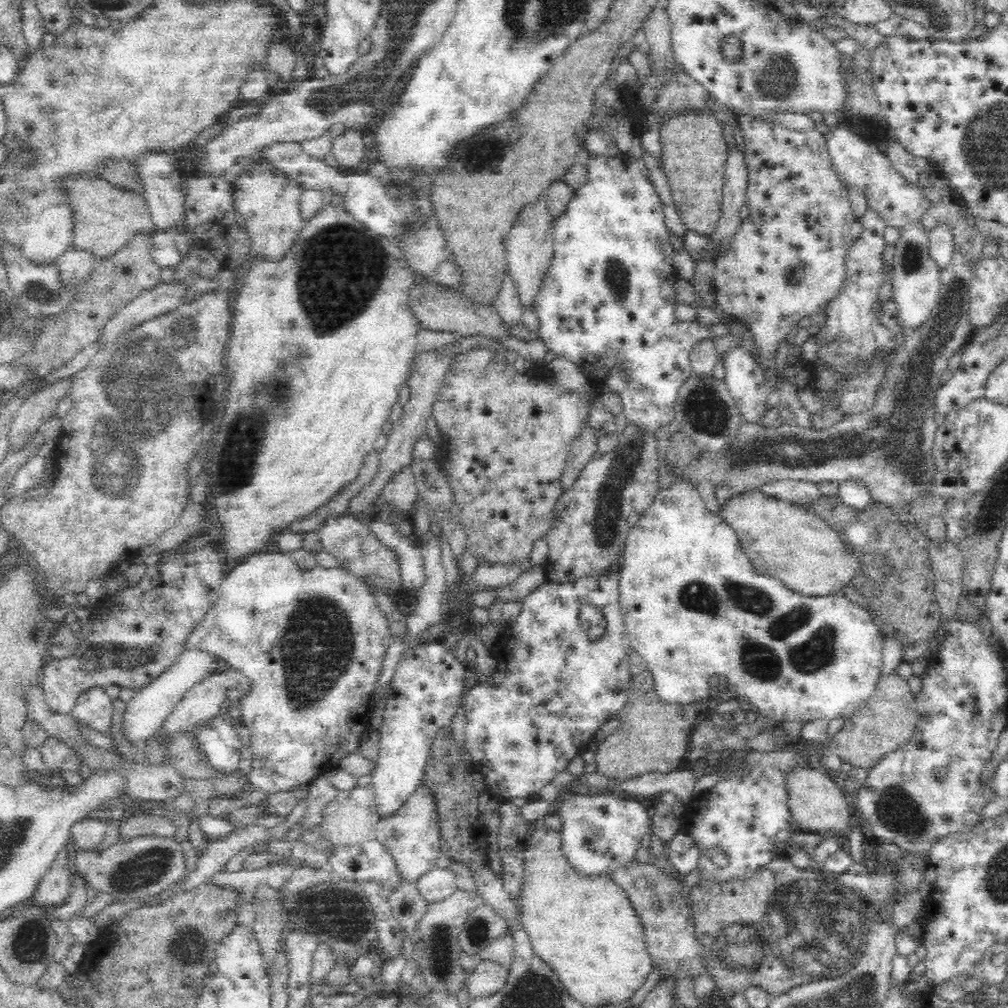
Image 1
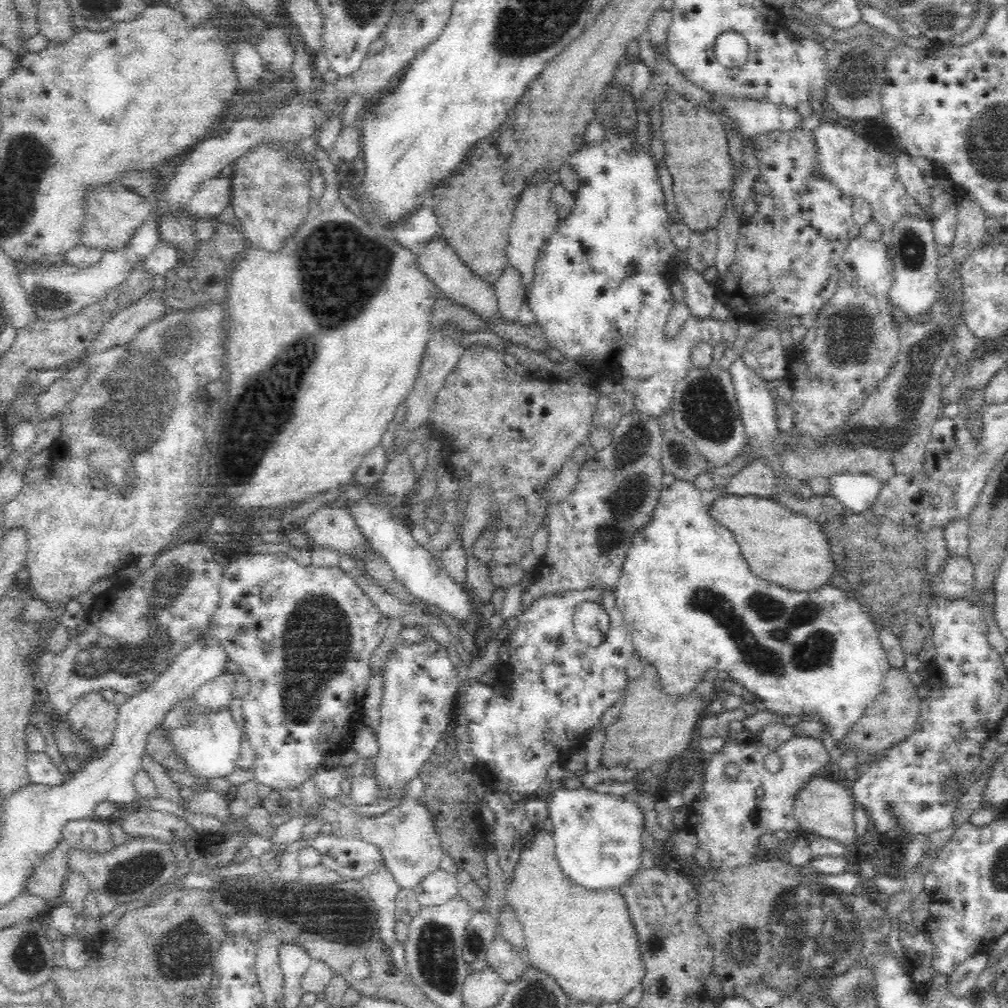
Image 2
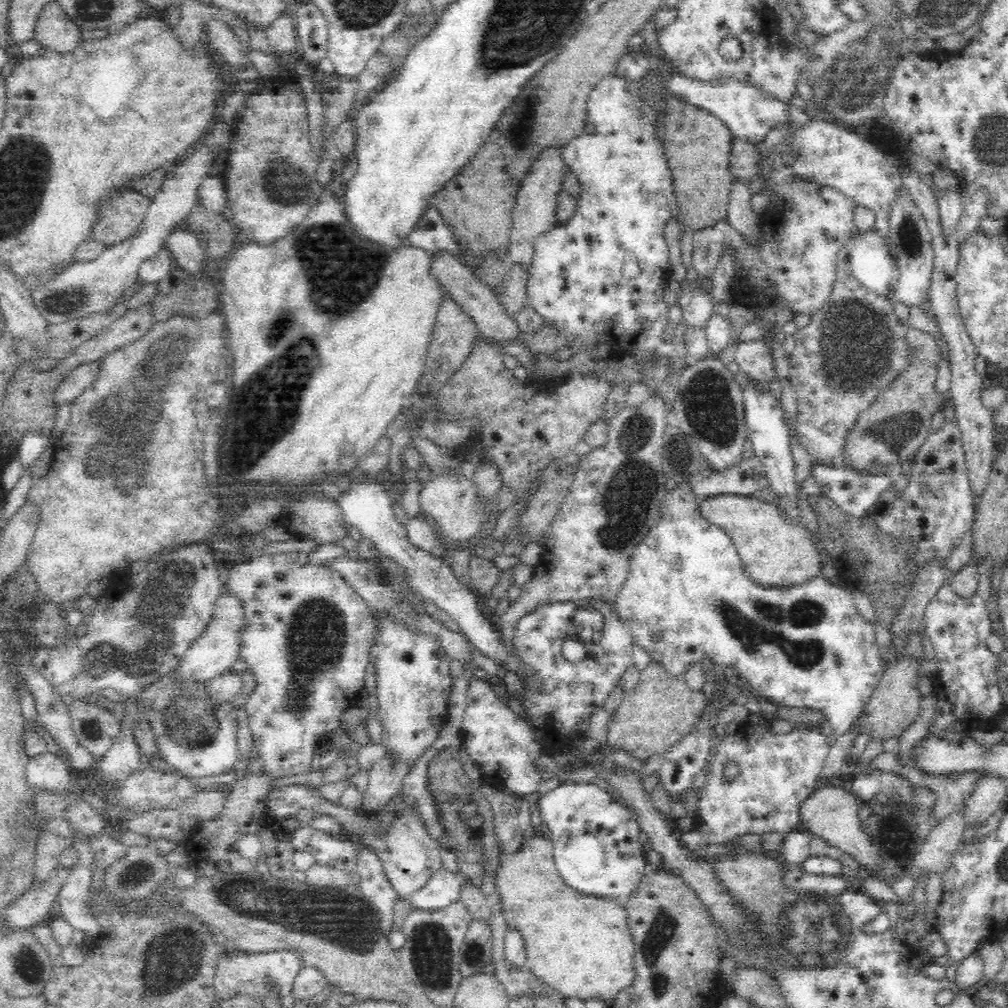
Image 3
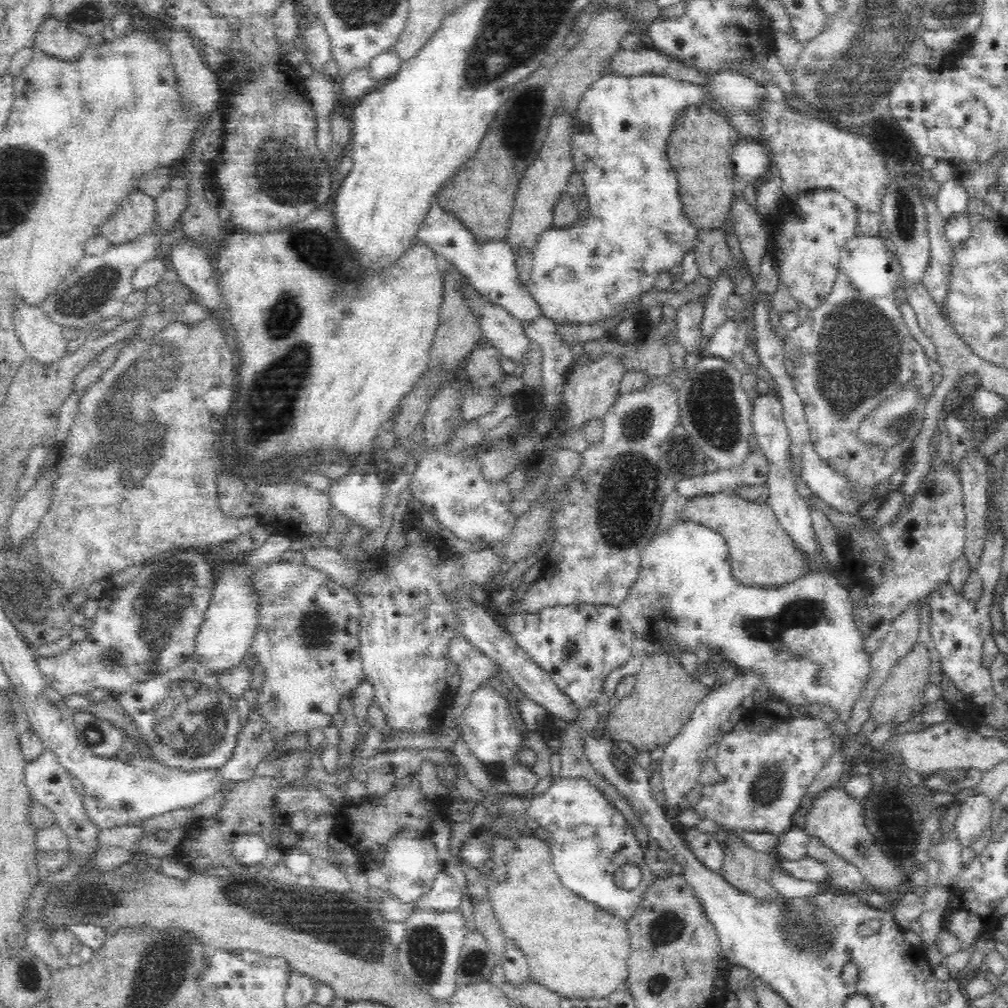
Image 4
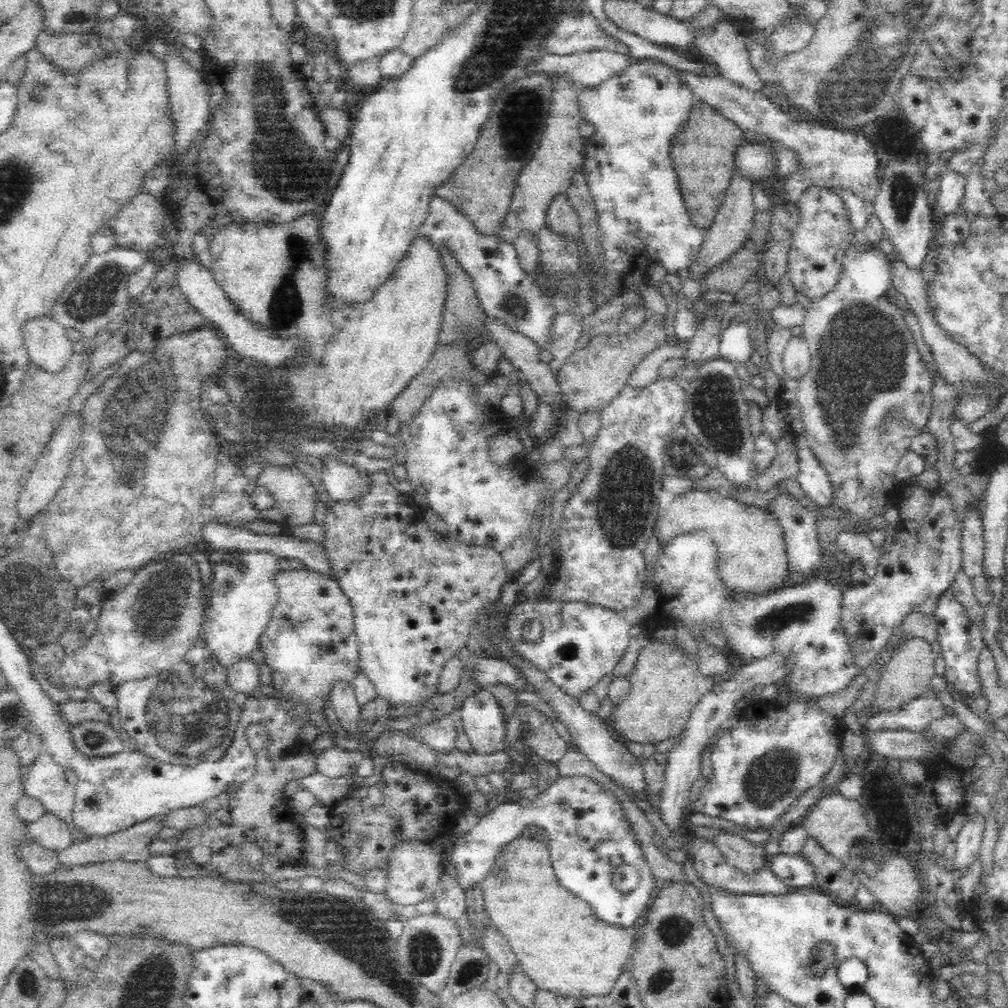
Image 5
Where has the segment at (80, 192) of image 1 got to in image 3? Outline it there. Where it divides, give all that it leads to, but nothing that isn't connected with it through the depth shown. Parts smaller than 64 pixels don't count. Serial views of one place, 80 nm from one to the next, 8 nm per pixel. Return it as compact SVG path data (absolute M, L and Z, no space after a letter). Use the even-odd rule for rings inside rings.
M126 190L112 201L113 205L101 212L100 220L92 228L92 236L110 246L123 243L141 230L152 197L140 191Z

